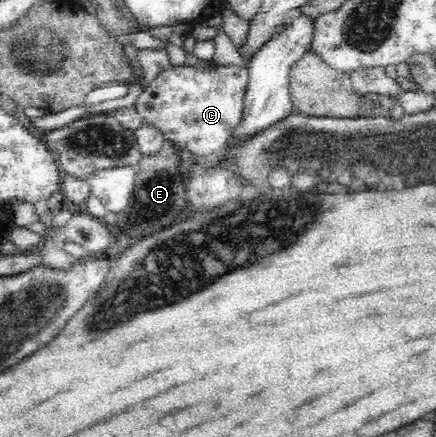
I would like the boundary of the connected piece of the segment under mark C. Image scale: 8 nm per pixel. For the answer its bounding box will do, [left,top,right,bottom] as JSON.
[135,65,248,159]

